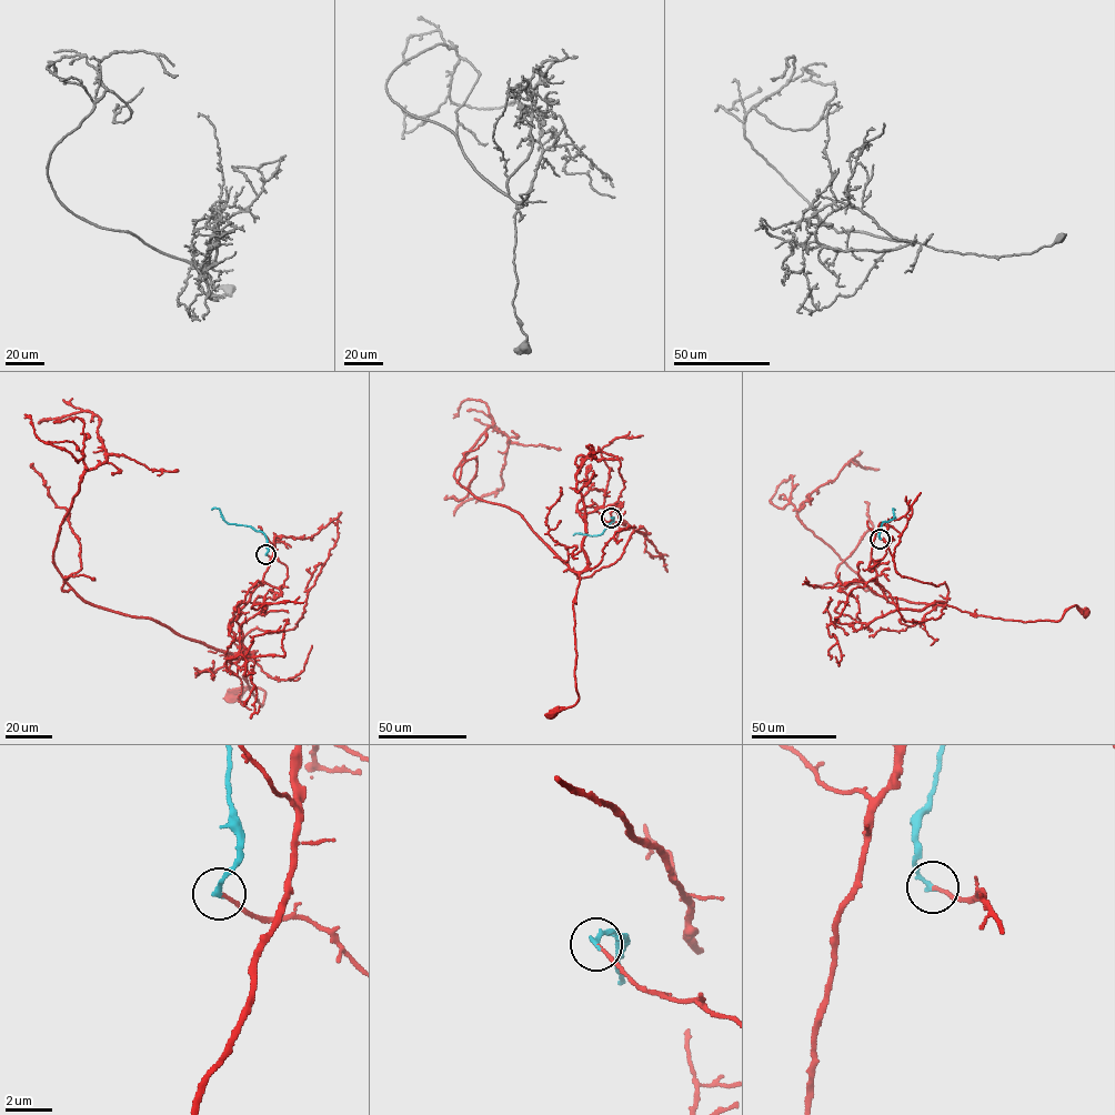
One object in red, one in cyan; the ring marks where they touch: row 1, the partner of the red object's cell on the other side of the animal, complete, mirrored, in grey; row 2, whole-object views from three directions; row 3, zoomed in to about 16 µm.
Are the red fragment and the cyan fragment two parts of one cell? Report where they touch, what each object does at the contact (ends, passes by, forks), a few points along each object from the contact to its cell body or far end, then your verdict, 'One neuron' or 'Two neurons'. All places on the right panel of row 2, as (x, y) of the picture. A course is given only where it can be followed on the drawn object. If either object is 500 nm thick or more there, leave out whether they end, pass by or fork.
Place: (880, 539). At the ring red ends. At the ring cyan ends. Course of red: (880, 539), (886, 553), (869, 566), (900, 609), (938, 602), (1024, 622), (1058, 621), (1075, 605), (1086, 611). Course of cyan: (880, 539), (881, 523), (895, 518), (894, 510). One neuron

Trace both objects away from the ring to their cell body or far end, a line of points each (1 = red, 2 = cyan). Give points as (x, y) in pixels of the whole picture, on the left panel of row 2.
1: (265, 554), (287, 569), (282, 593), (262, 581), (231, 626), (262, 706), (265, 692), (230, 694)
2: (265, 554), (268, 546), (264, 534), (244, 525), (229, 524), (218, 509), (211, 510)

